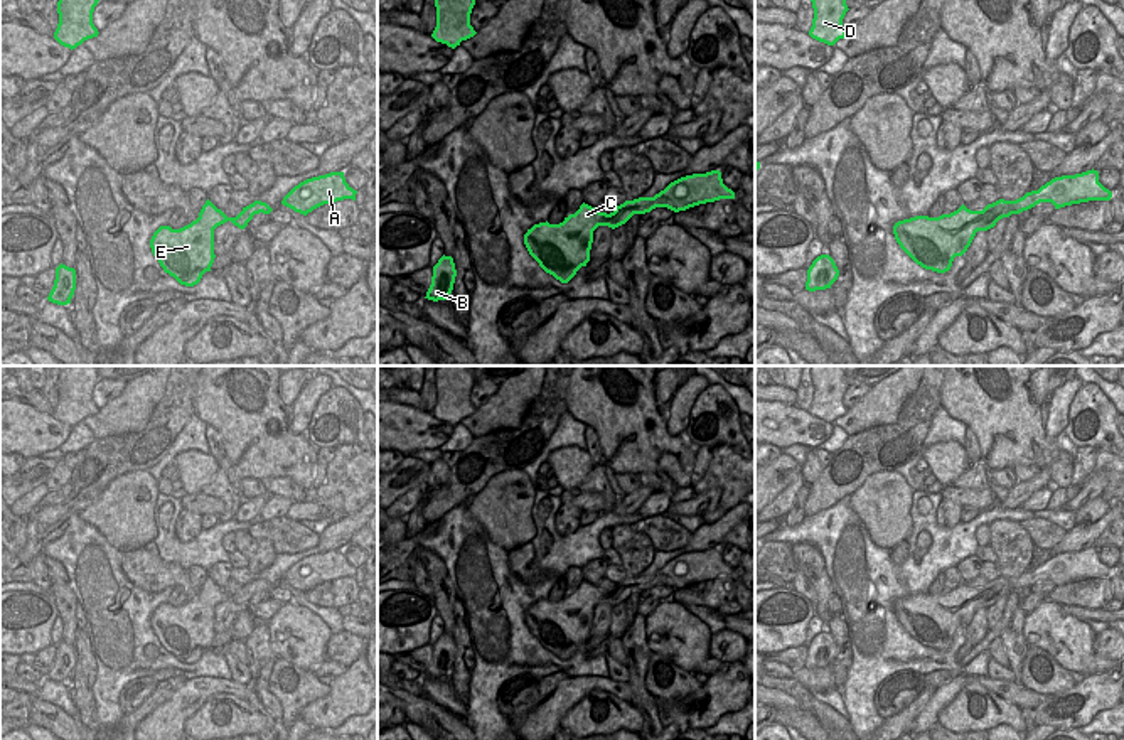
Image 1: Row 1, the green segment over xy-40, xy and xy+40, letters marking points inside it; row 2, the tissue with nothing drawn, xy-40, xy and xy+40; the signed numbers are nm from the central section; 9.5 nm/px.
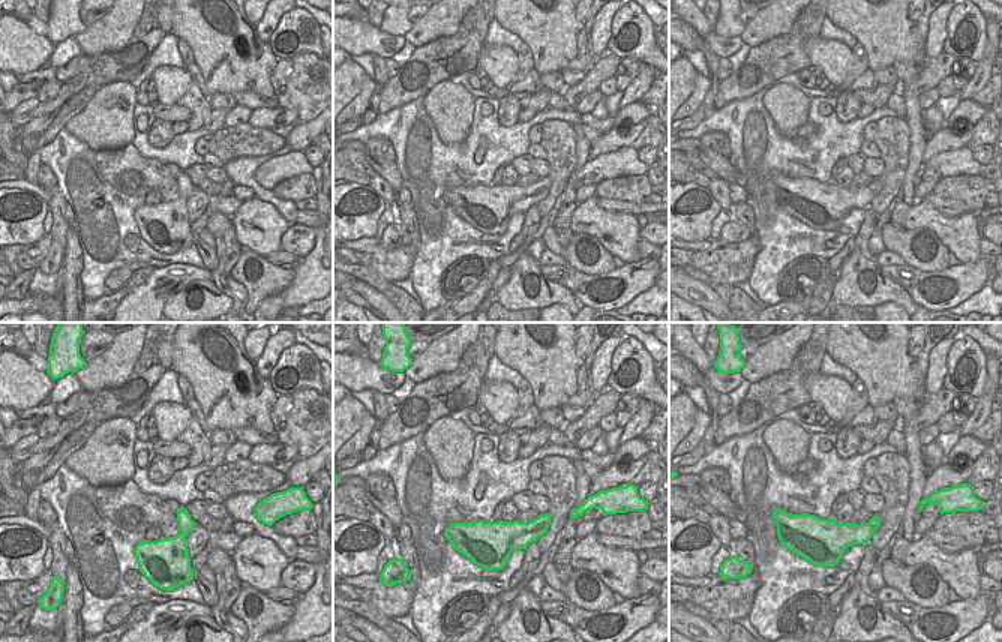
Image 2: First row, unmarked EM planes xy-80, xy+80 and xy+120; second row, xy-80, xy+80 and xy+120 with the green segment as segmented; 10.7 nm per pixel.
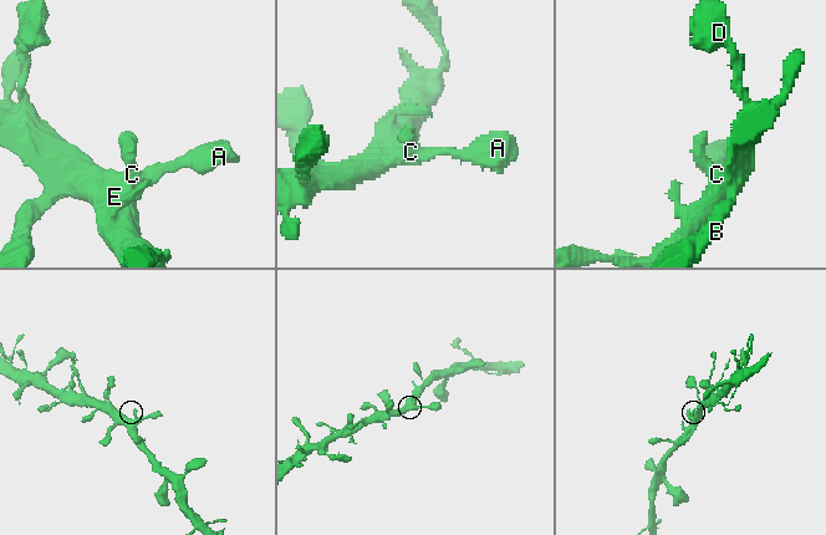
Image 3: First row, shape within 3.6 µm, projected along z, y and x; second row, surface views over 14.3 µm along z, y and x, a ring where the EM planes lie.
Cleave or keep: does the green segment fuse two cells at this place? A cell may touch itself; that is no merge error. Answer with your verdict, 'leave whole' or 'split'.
leave whole

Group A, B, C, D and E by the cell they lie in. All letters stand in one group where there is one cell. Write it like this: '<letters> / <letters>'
A B C D E

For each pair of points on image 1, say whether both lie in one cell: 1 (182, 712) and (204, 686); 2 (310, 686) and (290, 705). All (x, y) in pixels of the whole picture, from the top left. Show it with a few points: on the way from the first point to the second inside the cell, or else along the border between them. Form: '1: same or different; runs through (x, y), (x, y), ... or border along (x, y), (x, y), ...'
1: same; runs through (186, 705), (198, 693)
2: same; runs through (305, 688), (294, 700)

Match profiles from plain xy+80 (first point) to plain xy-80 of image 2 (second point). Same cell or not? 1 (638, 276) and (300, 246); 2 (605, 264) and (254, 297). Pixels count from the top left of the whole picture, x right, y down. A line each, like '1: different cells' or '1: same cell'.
1: different cells
2: same cell

